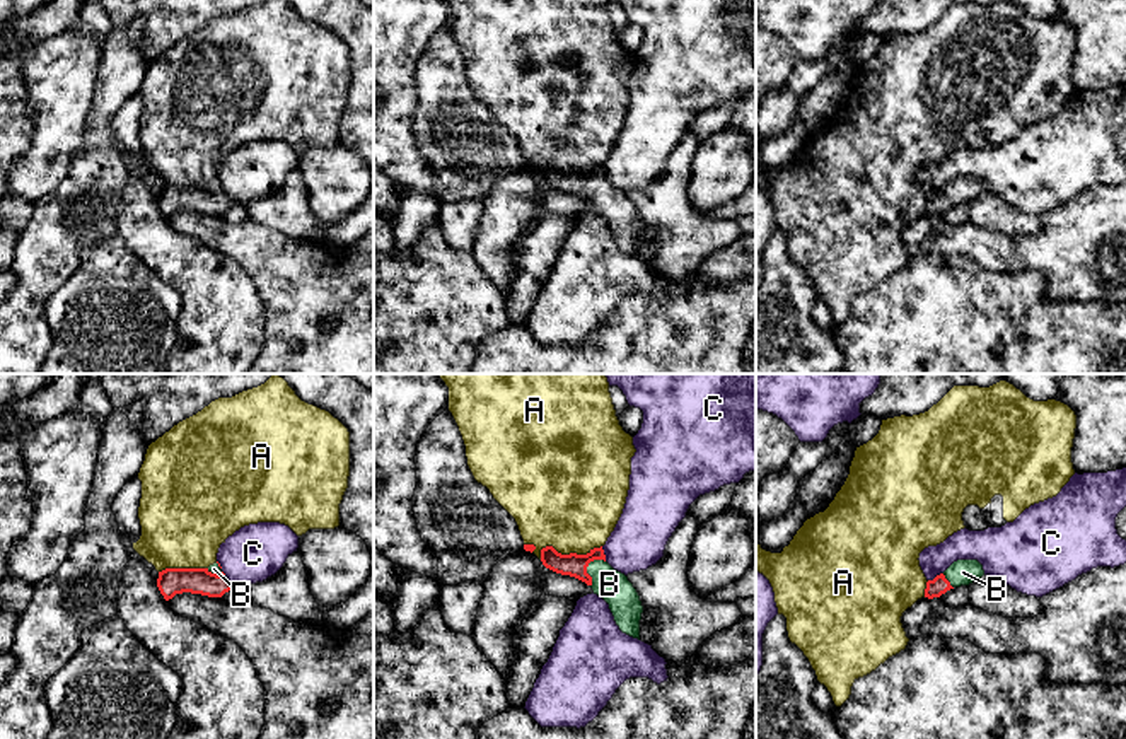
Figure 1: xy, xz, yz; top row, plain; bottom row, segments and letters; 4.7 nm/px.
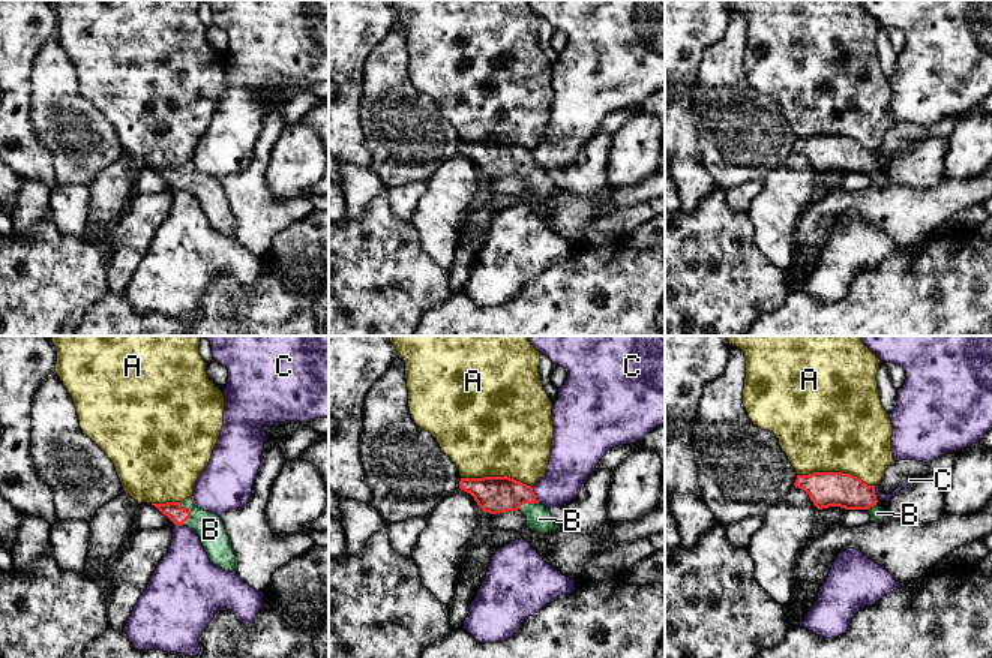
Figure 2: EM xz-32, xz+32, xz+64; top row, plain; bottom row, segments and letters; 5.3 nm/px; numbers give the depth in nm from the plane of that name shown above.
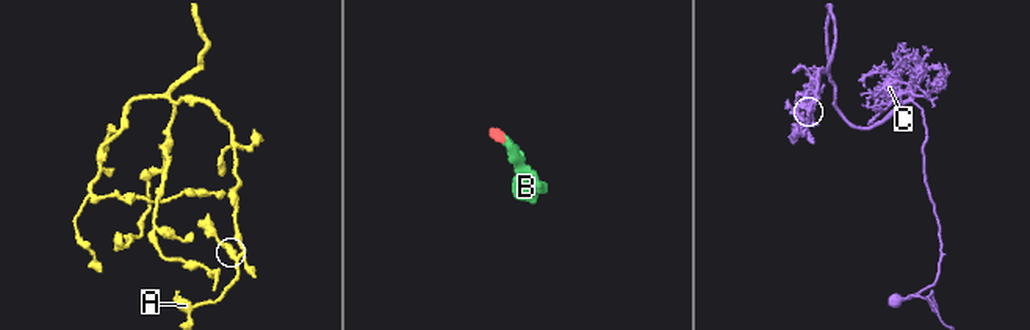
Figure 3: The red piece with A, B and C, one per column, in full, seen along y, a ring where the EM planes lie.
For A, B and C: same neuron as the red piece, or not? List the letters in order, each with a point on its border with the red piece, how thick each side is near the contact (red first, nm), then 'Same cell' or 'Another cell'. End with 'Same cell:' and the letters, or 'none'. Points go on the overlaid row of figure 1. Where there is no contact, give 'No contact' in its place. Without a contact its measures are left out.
A: Touches red at xz (567, 555). Thickness 110 nm (red) against 460 nm. Another cell
B: Touches red at xz (586, 569). Thickness 110 nm (red) against 150 nm. Same cell
C: Touches red at xz (603, 553). Thickness 110 nm (red) against 260 nm. Another cell
Same cell: B

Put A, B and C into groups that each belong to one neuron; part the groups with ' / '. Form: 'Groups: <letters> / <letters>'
Groups: A / B / C

